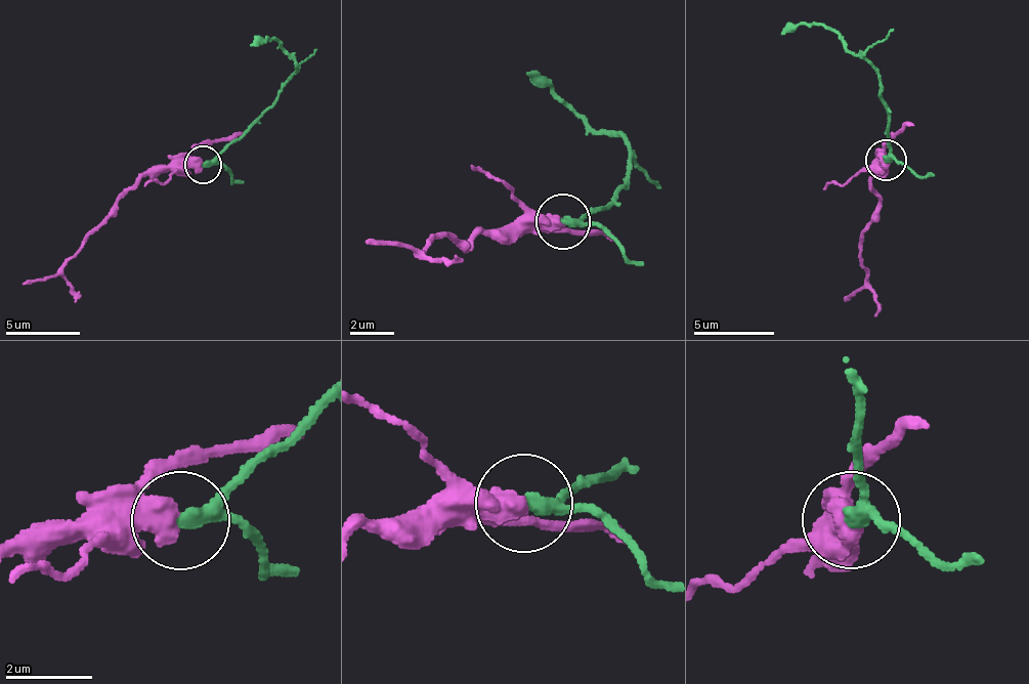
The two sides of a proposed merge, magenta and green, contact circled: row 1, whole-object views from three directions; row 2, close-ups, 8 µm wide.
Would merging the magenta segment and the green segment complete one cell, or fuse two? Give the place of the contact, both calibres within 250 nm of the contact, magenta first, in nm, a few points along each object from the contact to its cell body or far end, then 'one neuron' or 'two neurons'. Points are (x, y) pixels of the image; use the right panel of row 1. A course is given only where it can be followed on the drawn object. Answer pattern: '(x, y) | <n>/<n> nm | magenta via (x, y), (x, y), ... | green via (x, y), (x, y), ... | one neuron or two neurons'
(886, 160) | 600/280 nm | magenta via (885, 161), (872, 163), (880, 202), (858, 256), (864, 286), (843, 300) | green via (885, 161), (890, 127), (869, 63), (817, 24), (792, 26), (782, 34) | two neurons

